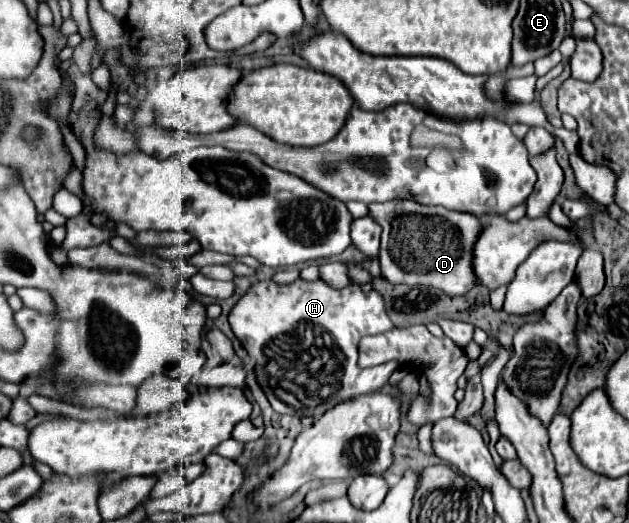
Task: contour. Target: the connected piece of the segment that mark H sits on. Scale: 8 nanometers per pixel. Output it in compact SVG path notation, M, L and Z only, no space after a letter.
M263 279L253 283L247 293L235 303L229 313L229 323L235 337L245 345L249 355L255 357L257 381L277 413L287 413L295 417L319 417L323 415L323 411L329 411L331 407L347 399L379 391L397 369L397 363L389 361L381 367L363 369L361 375L361 367L357 365L359 339L365 335L385 333L393 329L393 325L383 309L383 297L373 289L369 293L363 293L359 285L335 289L323 279L297 279L283 285L275 283L273 279Z

